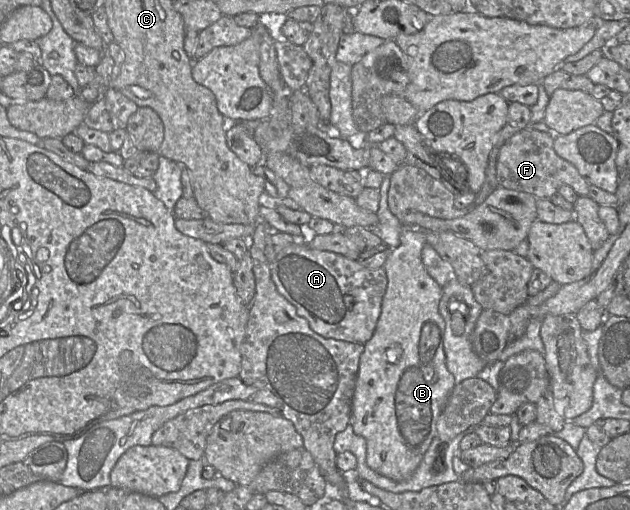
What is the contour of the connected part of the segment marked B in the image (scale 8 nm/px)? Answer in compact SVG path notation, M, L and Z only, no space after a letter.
M403 227L400 245L392 248L383 266L387 275L387 288L374 333L364 344L360 356L349 421L354 433L366 440L367 465L376 473L394 481L409 479L418 468L436 437L436 422L456 385L454 376L447 369L444 352L445 321L439 313L443 289L428 274L422 262L425 243L426 231Z

